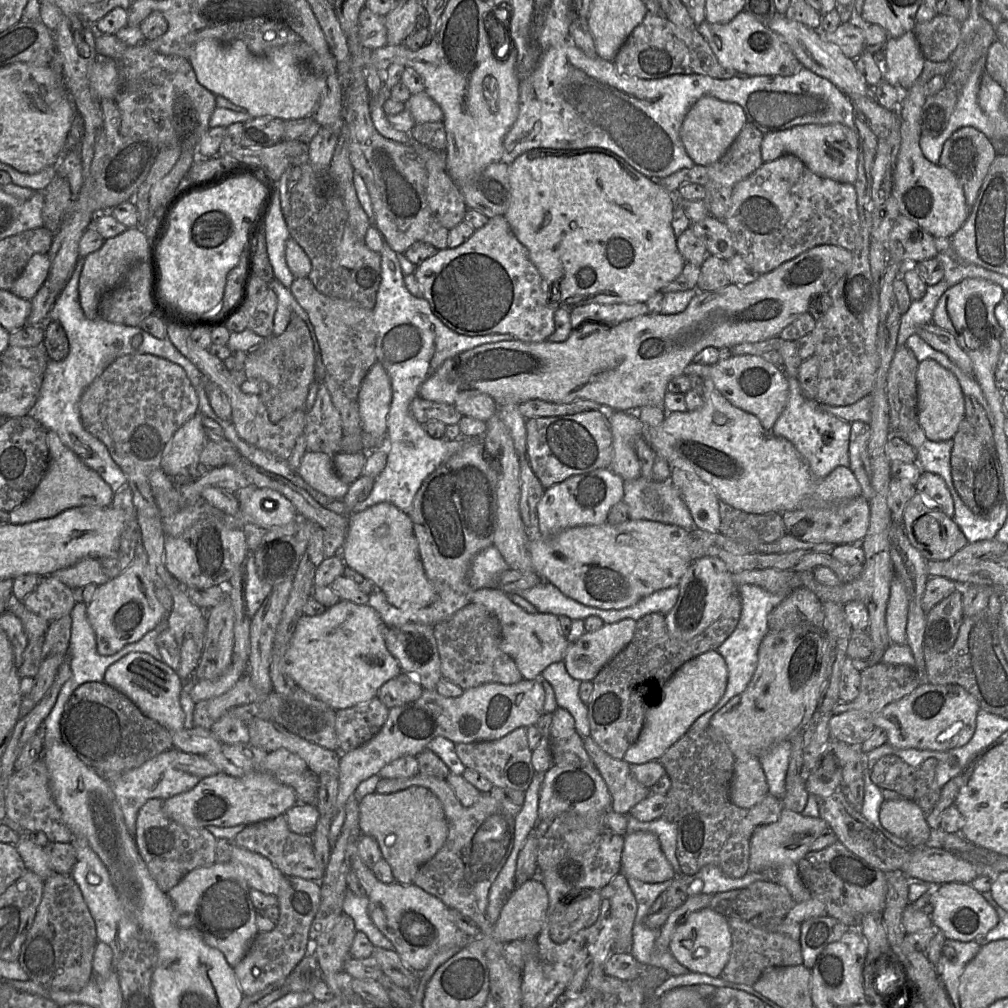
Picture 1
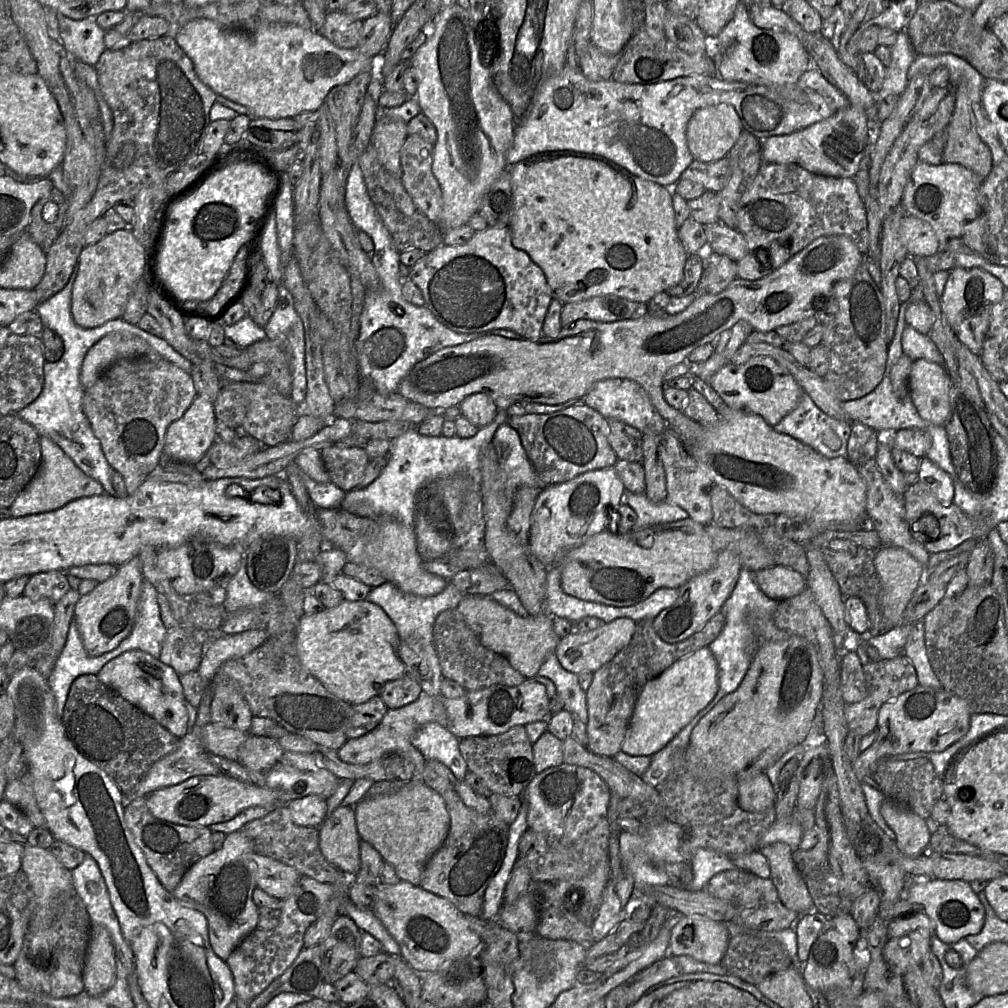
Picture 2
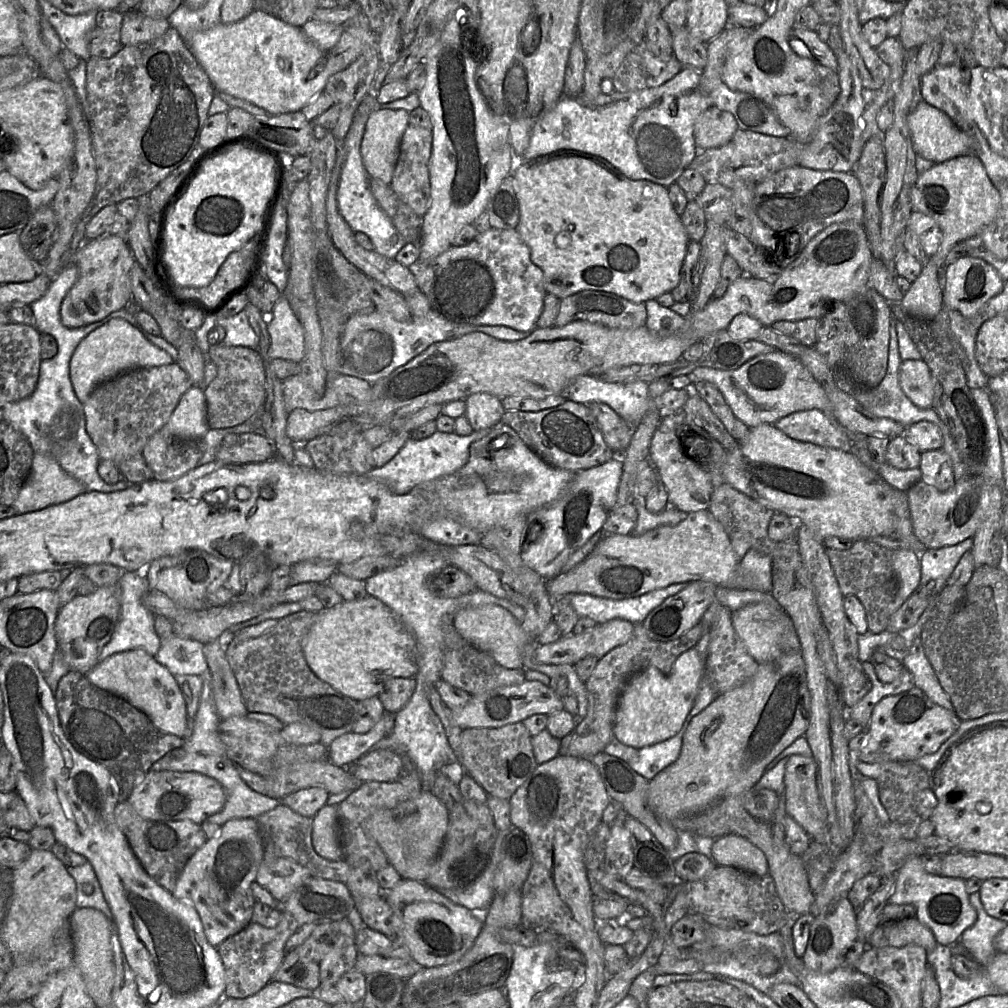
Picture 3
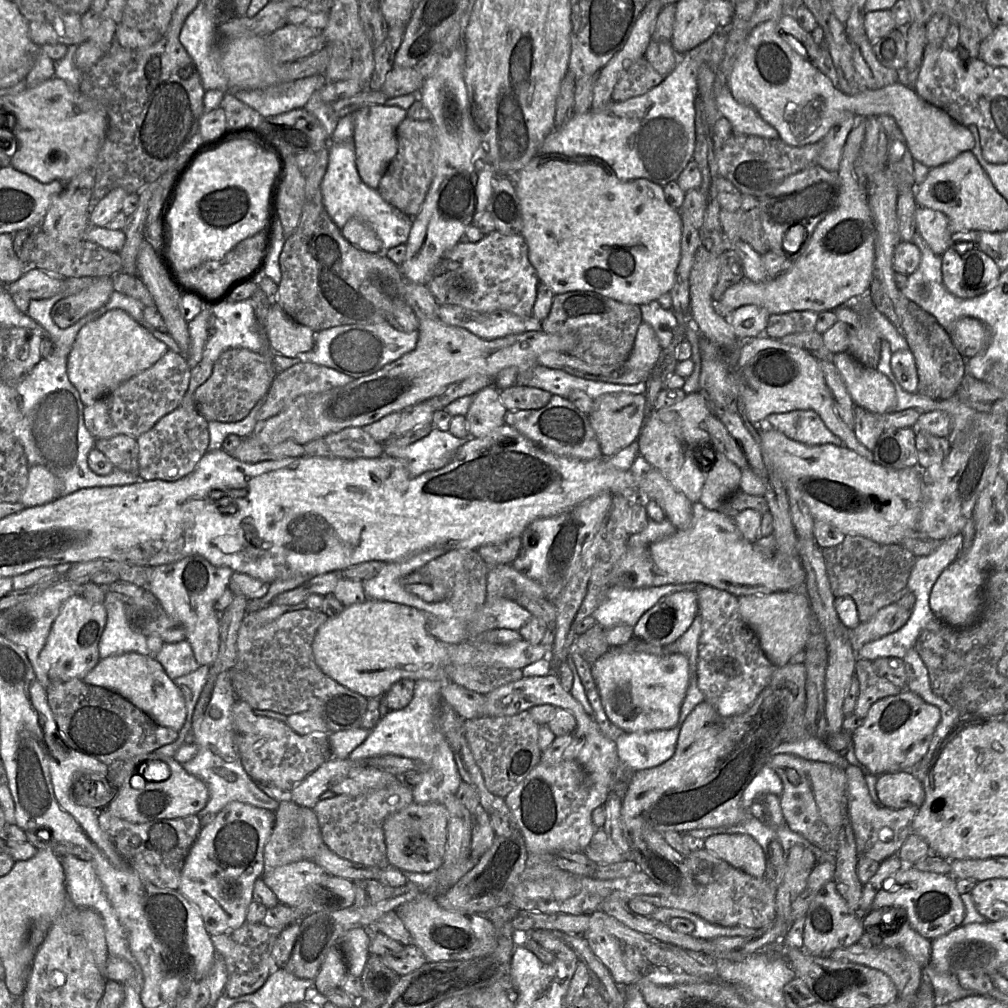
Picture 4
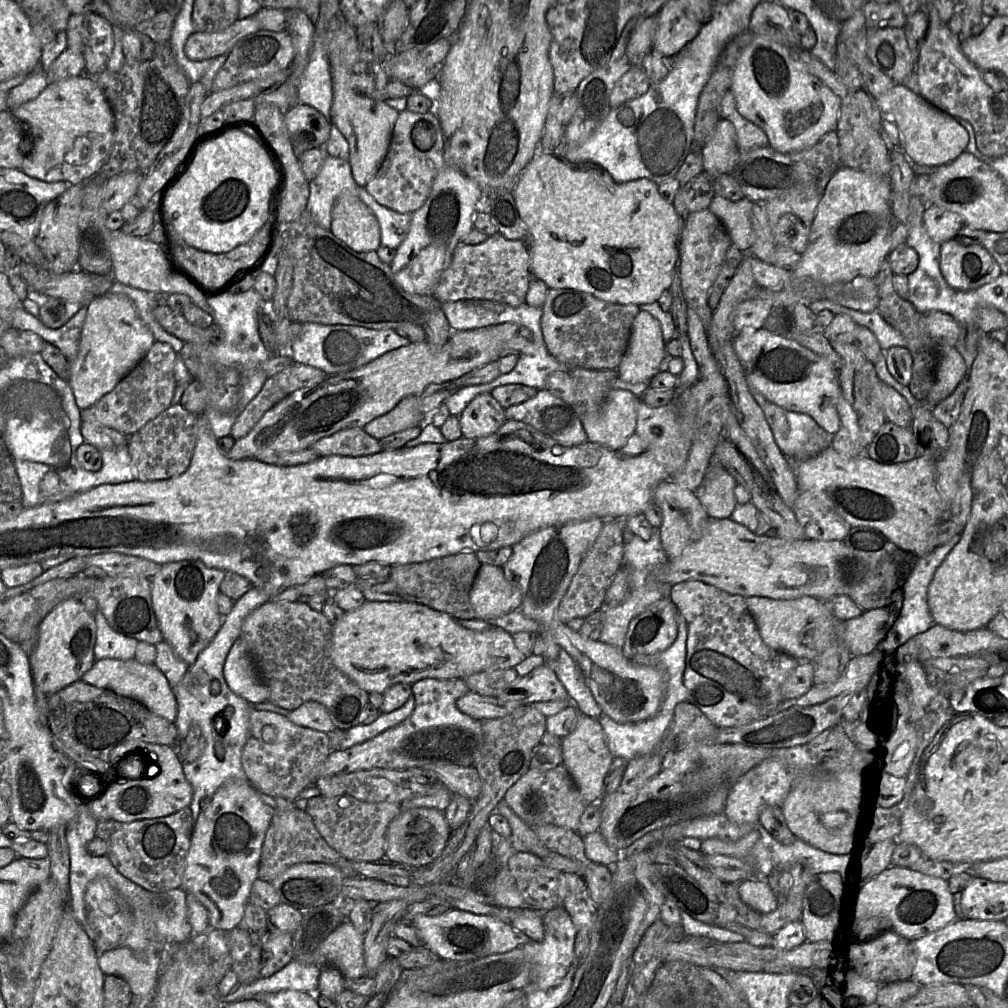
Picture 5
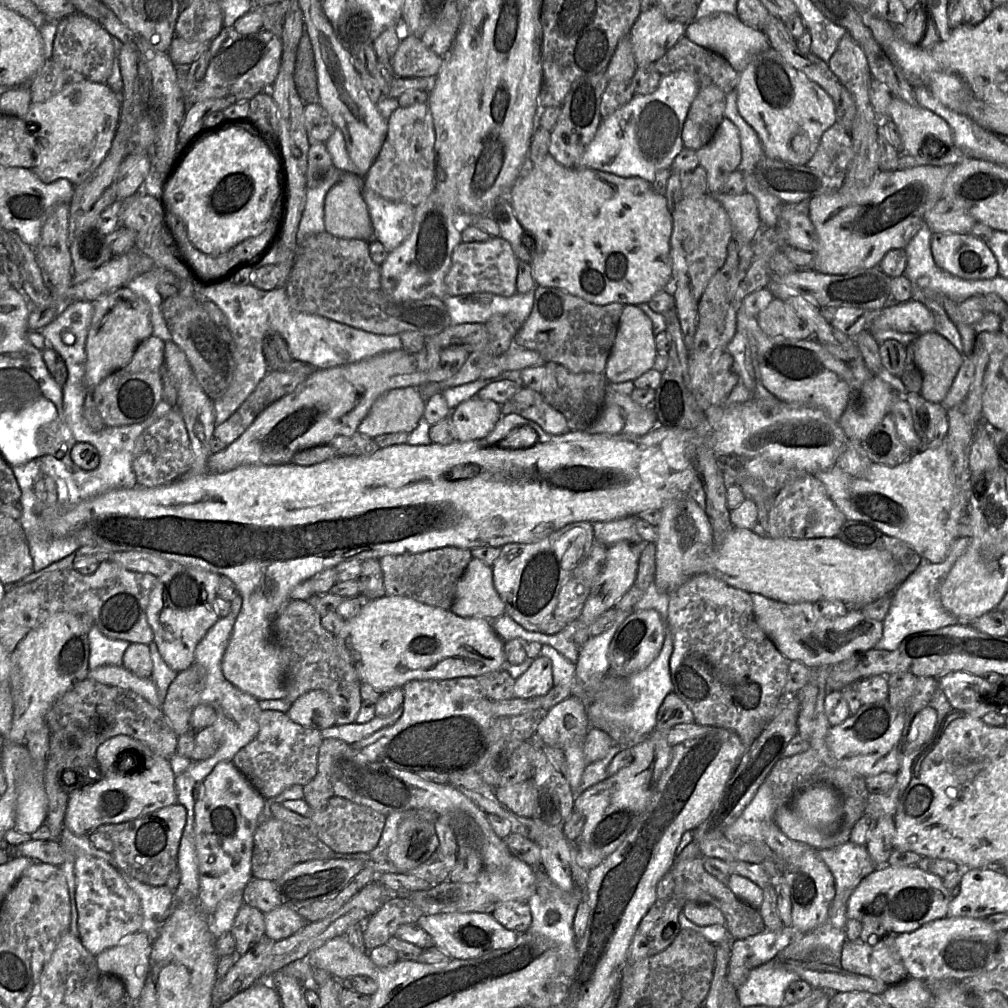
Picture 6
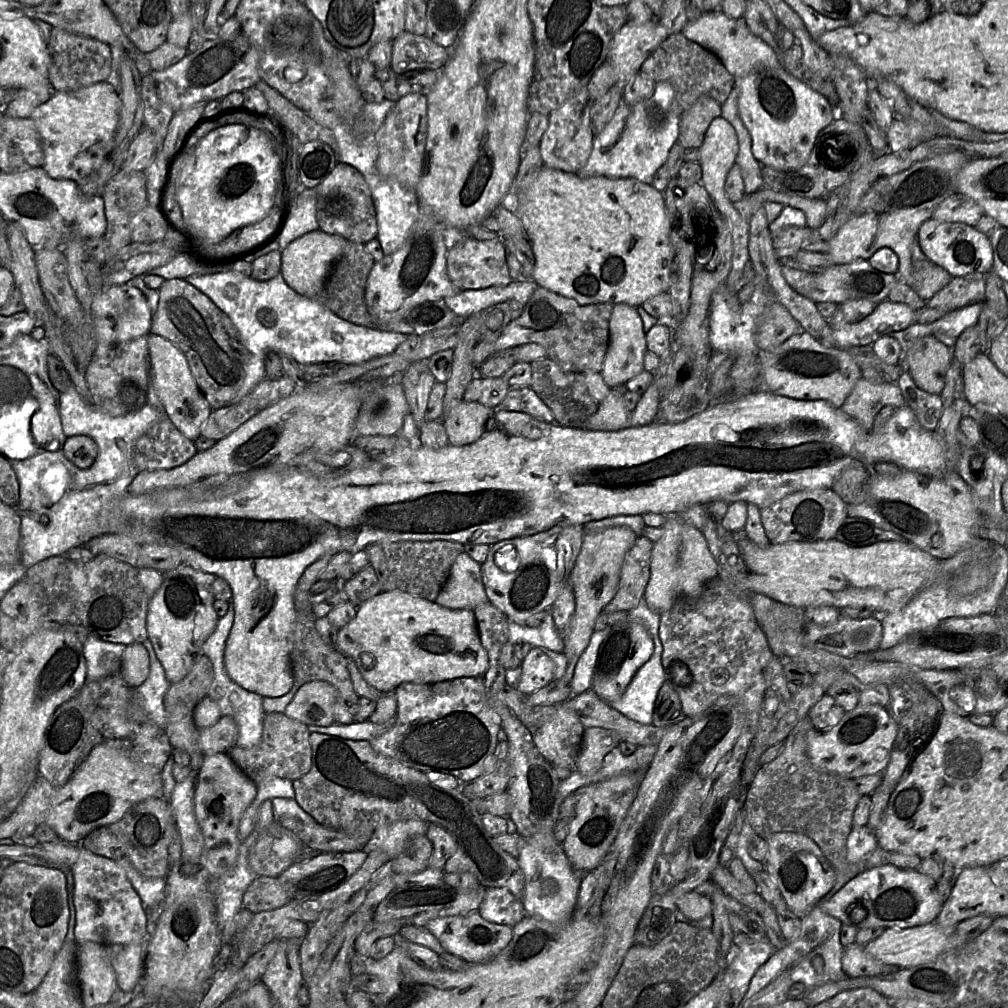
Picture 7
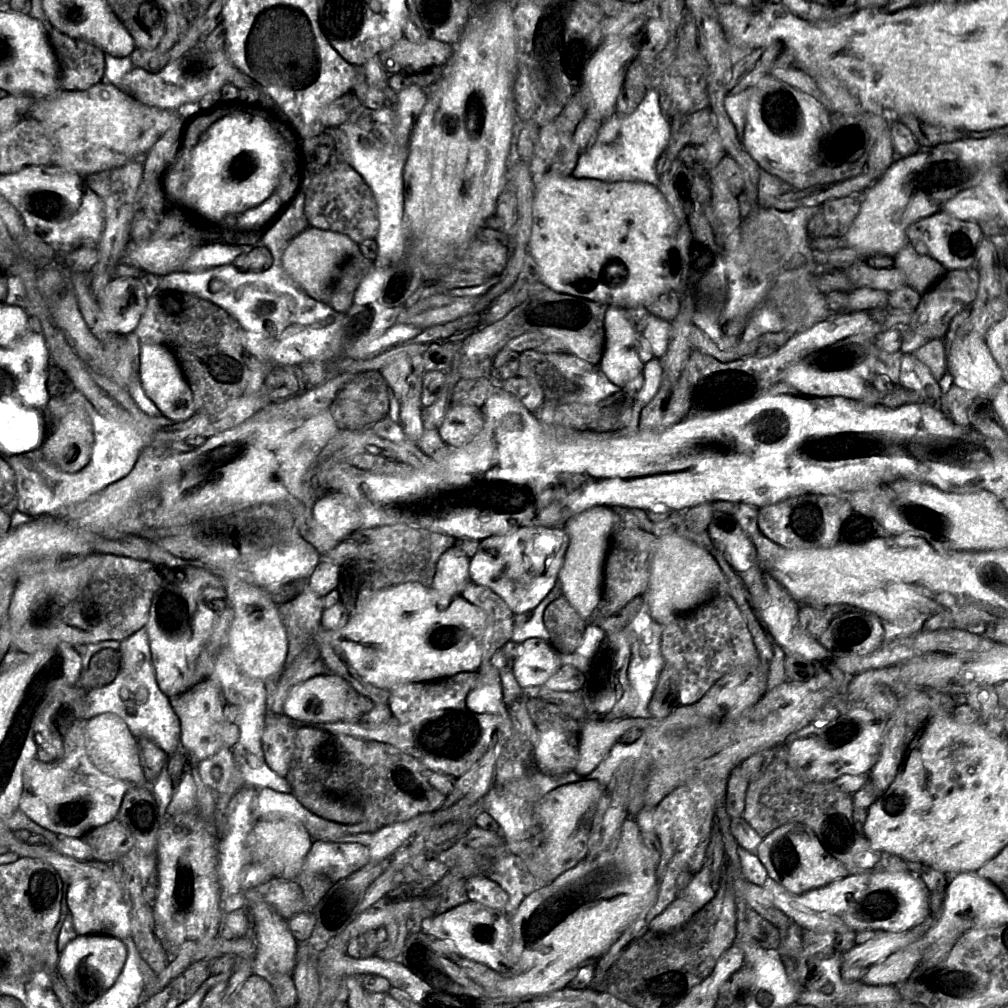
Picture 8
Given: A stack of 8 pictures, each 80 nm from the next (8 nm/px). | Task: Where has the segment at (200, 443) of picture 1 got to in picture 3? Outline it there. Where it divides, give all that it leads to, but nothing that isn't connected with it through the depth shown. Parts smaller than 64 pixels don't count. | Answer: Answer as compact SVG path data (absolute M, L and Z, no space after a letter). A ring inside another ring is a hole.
M191 386L162 428L182 441L202 439L210 428L203 388Z

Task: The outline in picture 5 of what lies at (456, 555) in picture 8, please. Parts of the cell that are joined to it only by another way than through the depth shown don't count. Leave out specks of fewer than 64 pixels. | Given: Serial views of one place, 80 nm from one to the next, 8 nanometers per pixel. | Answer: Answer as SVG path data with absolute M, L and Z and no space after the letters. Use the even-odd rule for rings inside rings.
M481 564L470 591L470 603L475 613L474 619L490 620L503 616L519 609L521 602L522 595L519 588L505 577L501 566Z

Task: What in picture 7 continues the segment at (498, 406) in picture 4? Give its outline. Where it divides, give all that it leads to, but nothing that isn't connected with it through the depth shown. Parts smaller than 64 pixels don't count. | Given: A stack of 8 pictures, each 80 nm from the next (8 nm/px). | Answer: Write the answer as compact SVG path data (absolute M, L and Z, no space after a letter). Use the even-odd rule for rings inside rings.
M461 401L442 419L449 444L463 446L477 441L488 429L494 409L479 402Z

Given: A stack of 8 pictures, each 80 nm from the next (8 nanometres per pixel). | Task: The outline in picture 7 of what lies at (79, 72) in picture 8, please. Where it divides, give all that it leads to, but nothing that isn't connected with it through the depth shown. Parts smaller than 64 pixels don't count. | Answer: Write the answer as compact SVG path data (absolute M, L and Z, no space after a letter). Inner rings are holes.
M54 28L48 39L49 82L54 91L73 91L99 82L106 82L111 72L111 46L97 39Z

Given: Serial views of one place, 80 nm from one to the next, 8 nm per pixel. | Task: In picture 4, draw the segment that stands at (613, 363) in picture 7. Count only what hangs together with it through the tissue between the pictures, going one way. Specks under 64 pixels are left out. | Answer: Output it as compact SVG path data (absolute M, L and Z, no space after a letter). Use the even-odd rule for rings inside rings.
M642 321L639 325L633 349L627 358L627 363L635 369L653 369L662 353L653 328Z

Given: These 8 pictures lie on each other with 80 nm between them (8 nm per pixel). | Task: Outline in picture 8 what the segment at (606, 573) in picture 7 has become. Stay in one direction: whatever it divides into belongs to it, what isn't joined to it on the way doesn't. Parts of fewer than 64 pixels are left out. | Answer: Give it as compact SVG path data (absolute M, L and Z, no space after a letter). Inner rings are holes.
M595 506L572 516L563 526L569 537L569 546L558 574L558 581L563 596L586 623L601 599L604 563L616 522L613 508Z

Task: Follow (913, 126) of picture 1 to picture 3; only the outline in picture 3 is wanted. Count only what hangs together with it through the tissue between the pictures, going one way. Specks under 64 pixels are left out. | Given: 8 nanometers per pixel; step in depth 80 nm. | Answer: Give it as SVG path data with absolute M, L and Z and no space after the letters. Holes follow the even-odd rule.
M973 154L961 155L957 158L949 160L947 162L935 164L928 171L924 172L921 175L918 175L917 181L912 188L911 199L912 199L913 211L921 212L921 213L924 213L924 214L932 217L938 223L938 225L942 231L942 241L940 243L939 249L935 253L934 256L929 257L935 263L935 265L938 266L938 268L945 268L945 267L942 267L942 264L943 264L943 262L945 262L945 258L946 258L947 254L949 253L949 251L951 250L951 248L954 245L966 240L967 238L979 236L980 233L982 232L982 230L984 230L987 226L989 226L993 222L993 220L995 219L997 212L999 210L999 207L1000 207L1000 196L999 196L997 189L995 188L995 186L991 183L990 179L988 178L981 160L978 158L978 156L973 155Z

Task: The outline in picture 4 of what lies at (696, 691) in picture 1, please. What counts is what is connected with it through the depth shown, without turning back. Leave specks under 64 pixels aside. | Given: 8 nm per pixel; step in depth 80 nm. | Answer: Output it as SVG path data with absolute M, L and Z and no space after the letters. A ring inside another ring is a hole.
M611 647L591 664L591 675L608 720L623 732L649 732L674 728L691 679L684 654L657 656Z

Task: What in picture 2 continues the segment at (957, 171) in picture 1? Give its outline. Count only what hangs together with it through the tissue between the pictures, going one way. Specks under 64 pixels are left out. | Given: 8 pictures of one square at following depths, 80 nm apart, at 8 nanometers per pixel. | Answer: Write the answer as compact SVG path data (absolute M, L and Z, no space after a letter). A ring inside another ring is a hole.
M960 77L956 88L956 105L950 124L946 129L946 144L942 155L943 163L960 164L974 172L983 181L993 168L990 148L977 133L977 121L972 110L969 89L965 77Z

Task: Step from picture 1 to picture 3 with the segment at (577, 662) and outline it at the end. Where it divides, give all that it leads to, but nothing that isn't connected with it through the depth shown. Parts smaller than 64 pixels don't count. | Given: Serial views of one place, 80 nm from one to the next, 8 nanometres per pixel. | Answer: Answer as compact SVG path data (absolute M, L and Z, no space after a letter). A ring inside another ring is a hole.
M614 619L606 623L596 625L592 630L583 634L571 634L562 636L557 641L541 645L537 644L534 651L535 662L544 664L571 664L575 665L579 660L587 656L595 656L601 659L612 649L626 643L634 632L635 625L624 619Z

